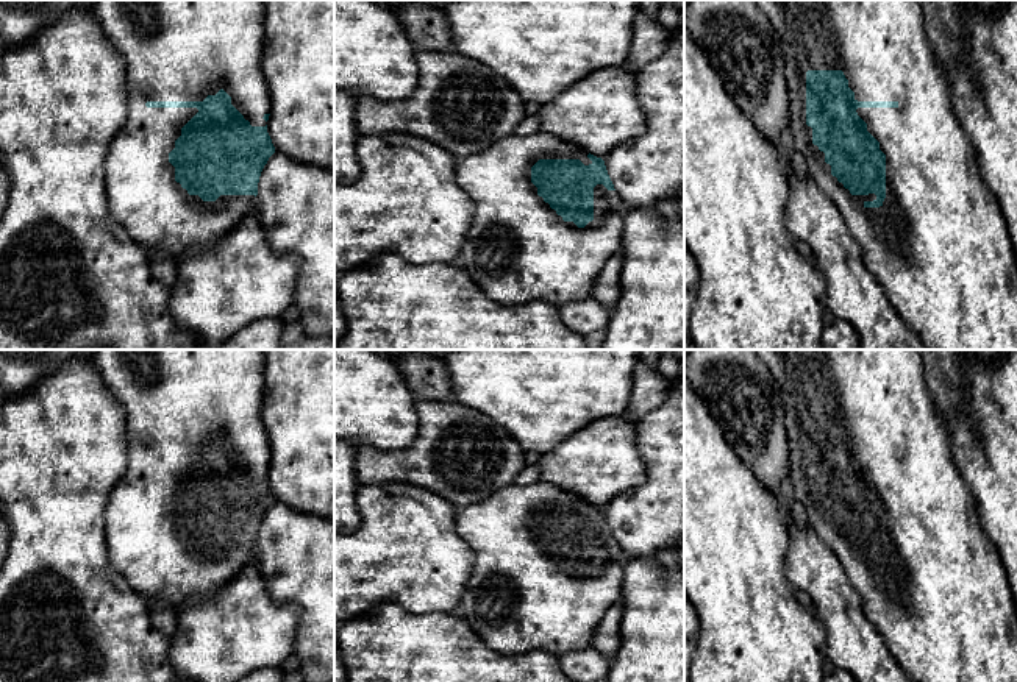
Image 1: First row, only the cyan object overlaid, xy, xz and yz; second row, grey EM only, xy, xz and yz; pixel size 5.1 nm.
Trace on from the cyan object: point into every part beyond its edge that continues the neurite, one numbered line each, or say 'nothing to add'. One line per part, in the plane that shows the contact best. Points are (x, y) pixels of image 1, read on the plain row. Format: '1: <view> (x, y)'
1: yz (939, 595)

